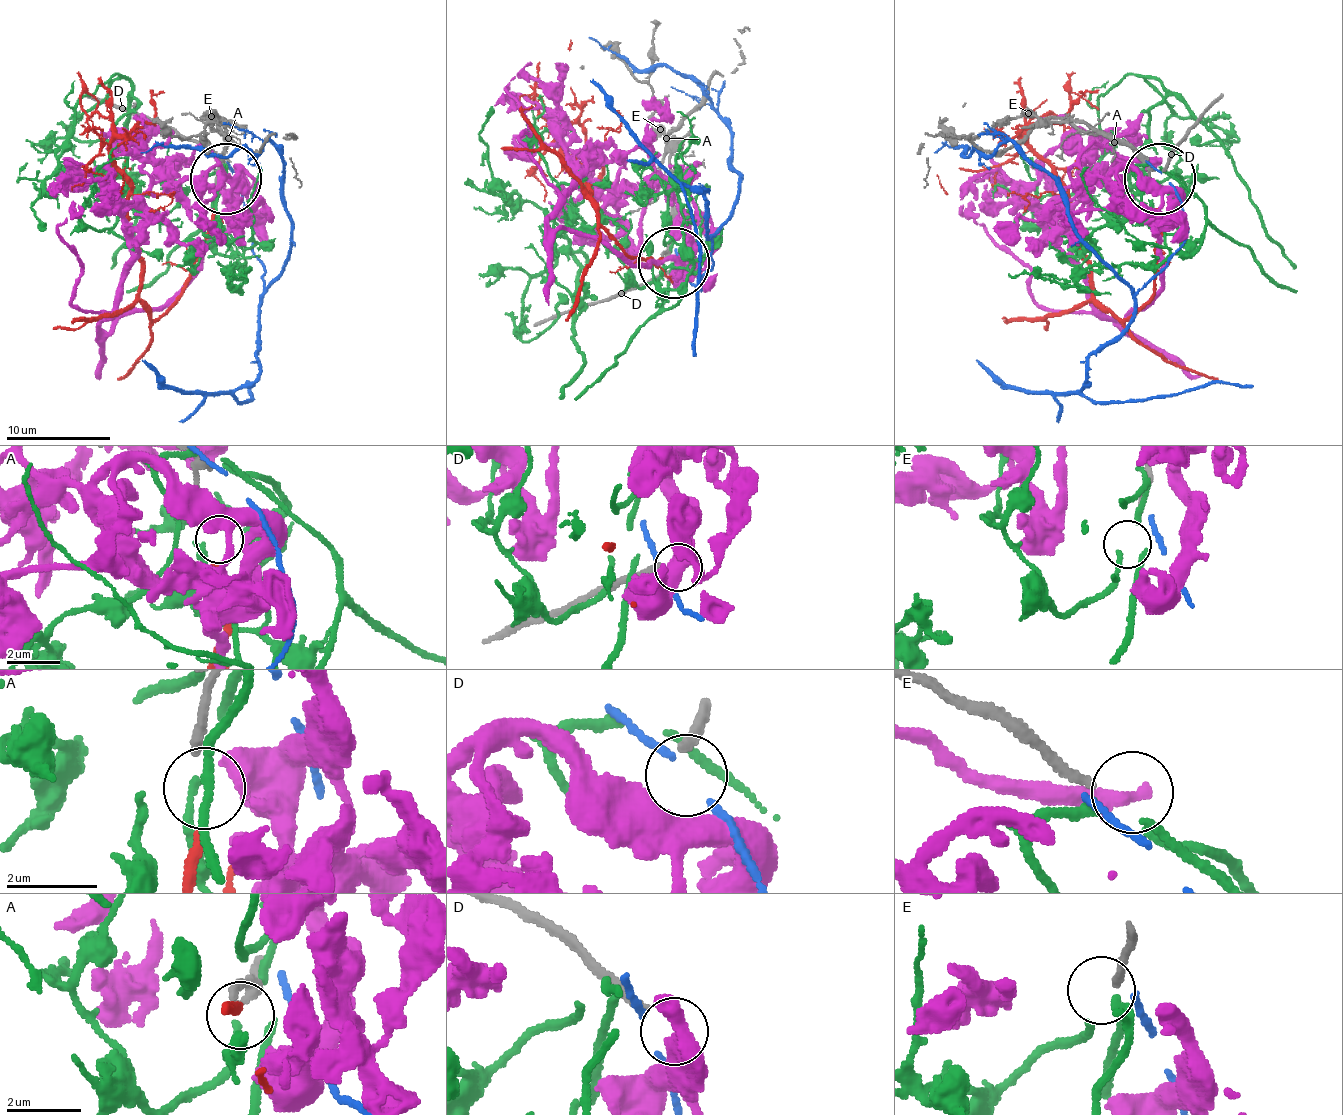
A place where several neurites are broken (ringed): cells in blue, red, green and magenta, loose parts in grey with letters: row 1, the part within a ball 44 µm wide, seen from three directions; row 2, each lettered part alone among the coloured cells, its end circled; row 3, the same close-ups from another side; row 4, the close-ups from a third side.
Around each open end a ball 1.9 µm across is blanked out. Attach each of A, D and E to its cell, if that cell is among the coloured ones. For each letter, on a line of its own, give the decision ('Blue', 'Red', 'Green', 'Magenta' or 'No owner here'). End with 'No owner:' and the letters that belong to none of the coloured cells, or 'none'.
A: Red
D: No owner here
E: No owner here
No owner: D, E

